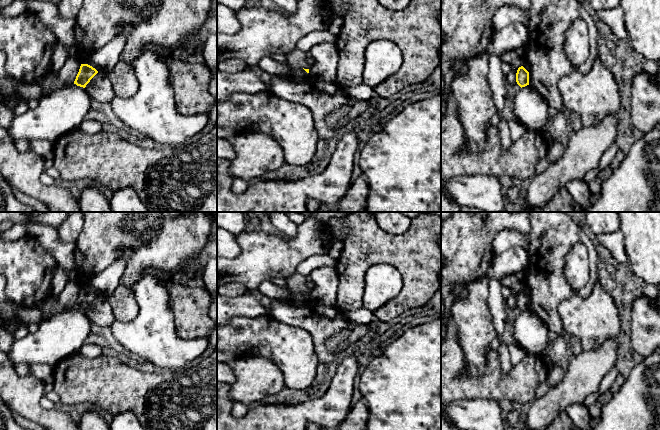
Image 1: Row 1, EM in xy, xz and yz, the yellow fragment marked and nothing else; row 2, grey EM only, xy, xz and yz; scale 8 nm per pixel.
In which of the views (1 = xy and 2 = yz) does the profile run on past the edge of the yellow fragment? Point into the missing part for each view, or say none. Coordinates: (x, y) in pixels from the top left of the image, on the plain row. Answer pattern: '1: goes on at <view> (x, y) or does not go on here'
1: does not go on here
2: does not go on here

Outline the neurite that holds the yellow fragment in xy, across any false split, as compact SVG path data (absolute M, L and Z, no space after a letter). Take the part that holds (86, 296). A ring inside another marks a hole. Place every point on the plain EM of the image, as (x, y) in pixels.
M81 288L79 296L76 300L74 308L85 312L90 304L98 297L98 295L88 288Z

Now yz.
M523 290L517 294L516 306L521 312L529 309L529 296Z

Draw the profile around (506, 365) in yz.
M500 344L497 351L499 353L502 371L503 373L508 373L512 368L512 363L507 346L504 344Z

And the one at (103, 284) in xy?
M127 249L124 257L113 262L101 273L90 279L86 284L86 288L92 290L98 296L108 298L119 286L126 262L131 256L132 250Z

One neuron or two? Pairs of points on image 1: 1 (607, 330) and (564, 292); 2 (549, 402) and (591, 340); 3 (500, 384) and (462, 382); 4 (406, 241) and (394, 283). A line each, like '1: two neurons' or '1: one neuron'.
1: two neurons
2: two neurons
3: one neuron
4: two neurons

